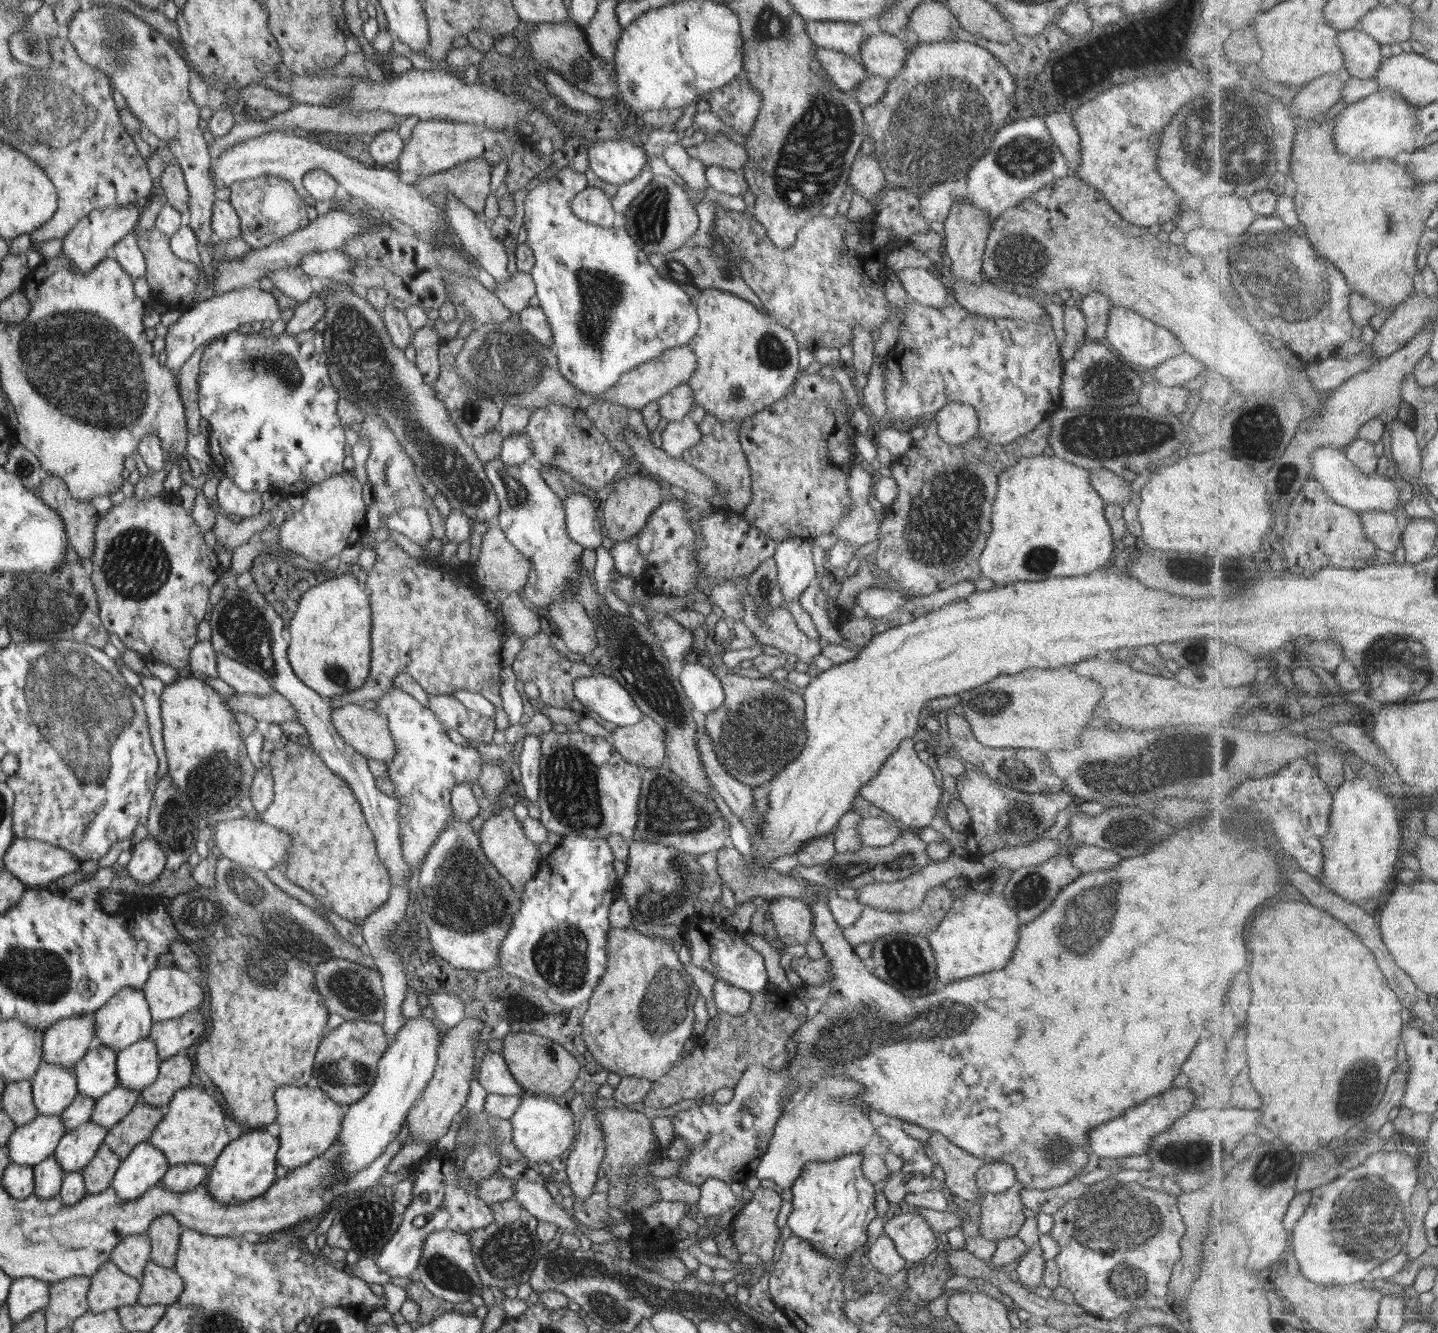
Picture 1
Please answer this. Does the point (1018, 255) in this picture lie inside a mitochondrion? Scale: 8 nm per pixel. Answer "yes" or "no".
yes

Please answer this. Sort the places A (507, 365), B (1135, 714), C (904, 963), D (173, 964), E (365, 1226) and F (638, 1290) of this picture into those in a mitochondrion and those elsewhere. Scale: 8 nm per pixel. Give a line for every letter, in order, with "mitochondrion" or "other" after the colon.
A: mitochondrion
B: other
C: mitochondrion
D: other
E: mitochondrion
F: mitochondrion

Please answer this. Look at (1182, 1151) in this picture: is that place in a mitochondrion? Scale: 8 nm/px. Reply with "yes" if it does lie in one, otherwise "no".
yes

